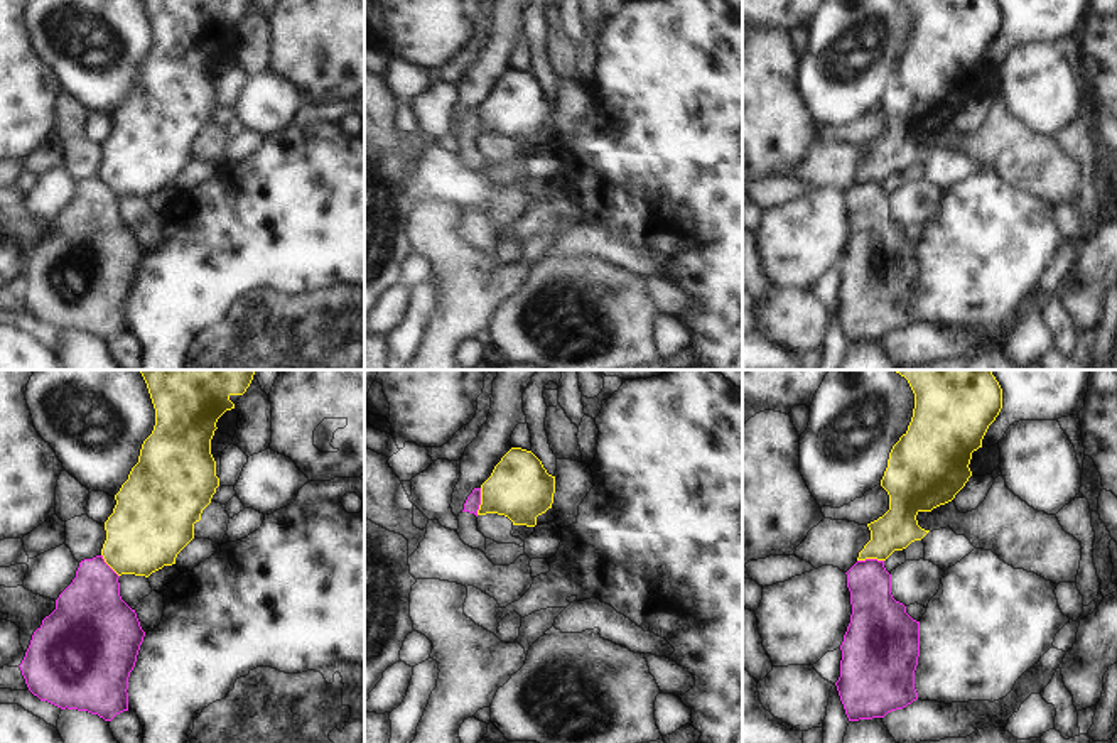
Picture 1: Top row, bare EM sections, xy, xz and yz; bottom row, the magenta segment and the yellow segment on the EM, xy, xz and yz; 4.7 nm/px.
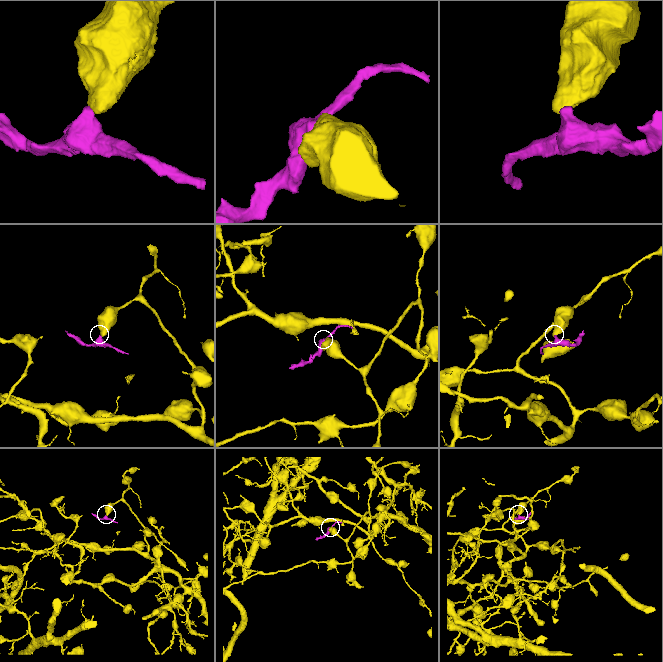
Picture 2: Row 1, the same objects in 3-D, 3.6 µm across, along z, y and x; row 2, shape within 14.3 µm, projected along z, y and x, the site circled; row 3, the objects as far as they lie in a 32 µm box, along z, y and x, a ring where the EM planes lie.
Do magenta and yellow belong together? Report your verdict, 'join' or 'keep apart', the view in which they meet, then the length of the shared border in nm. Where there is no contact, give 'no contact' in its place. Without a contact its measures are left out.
keep apart | xz | 130 nm

